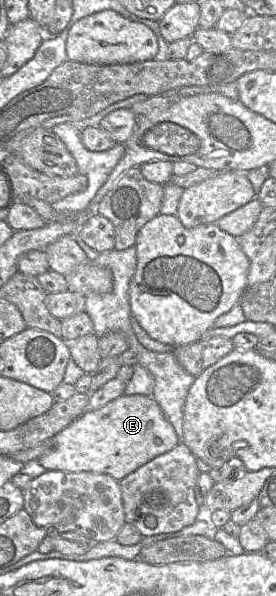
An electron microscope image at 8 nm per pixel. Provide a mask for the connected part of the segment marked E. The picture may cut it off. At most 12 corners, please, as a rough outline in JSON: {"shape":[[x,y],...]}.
{"shape":[[122,395],[50,439],[47,470],[119,482],[179,443],[152,396]]}

